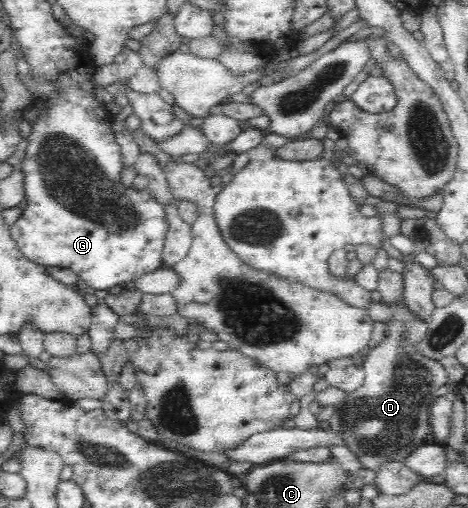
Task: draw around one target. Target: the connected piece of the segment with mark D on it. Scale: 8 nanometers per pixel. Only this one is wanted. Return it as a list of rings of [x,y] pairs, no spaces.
[[[403,299],[396,303],[386,304],[390,306],[391,319],[382,322],[386,324],[384,339],[379,345],[367,351],[368,355],[362,368],[363,385],[353,393],[346,395],[346,398],[337,404],[336,411],[329,419],[329,427],[343,435],[343,445],[354,453],[362,468],[368,468],[373,472],[388,461],[404,462],[416,447],[420,447],[425,439],[431,437],[429,410],[436,402],[436,390],[448,383],[447,372],[440,361],[422,356],[422,353],[418,352],[418,344],[428,333],[428,322],[418,317]]]

